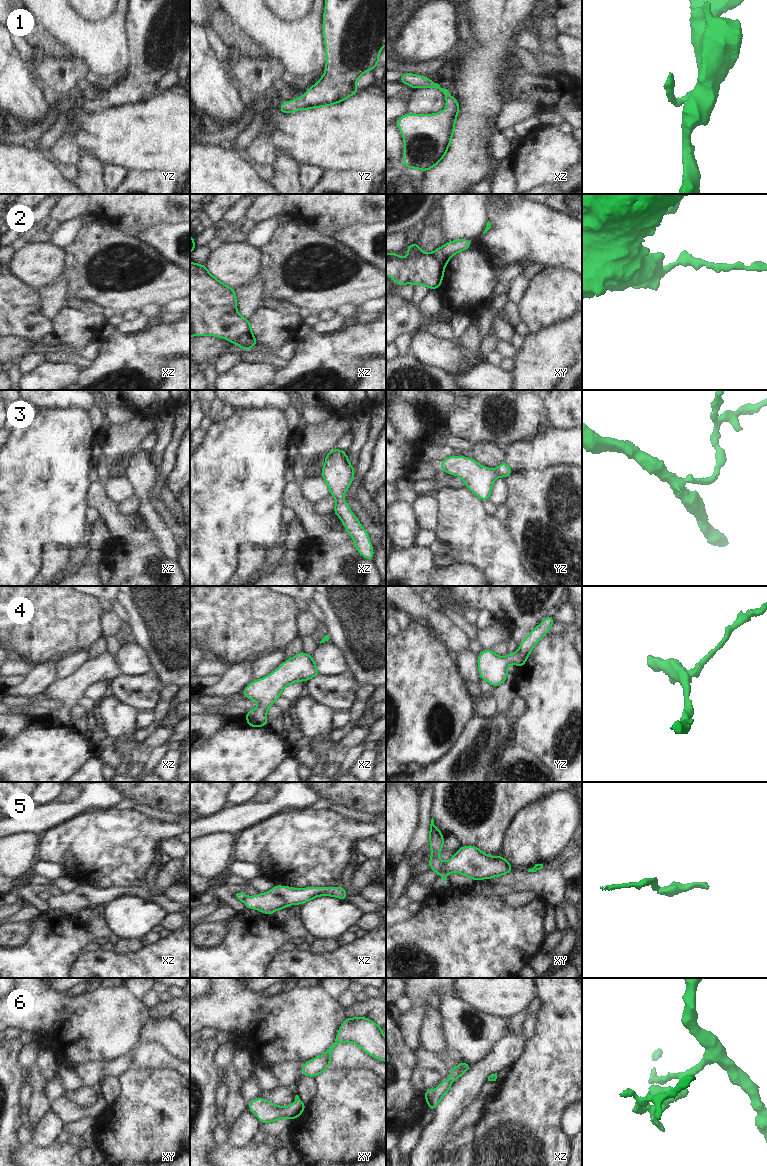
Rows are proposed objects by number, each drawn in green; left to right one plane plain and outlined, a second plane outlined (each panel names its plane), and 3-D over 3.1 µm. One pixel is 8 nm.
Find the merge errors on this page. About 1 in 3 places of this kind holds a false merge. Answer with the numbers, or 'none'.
2, 5

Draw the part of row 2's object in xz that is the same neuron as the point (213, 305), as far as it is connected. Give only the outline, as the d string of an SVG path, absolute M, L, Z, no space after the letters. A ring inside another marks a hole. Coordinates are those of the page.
M190 261L190 337L217 336L236 344L241 336L250 333L250 320L237 313L236 290L215 278L206 265Z

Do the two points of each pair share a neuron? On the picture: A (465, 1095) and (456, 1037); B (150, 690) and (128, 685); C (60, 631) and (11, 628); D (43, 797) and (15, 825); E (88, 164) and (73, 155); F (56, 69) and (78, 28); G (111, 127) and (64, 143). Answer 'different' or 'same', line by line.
A: different
B: same
C: same
D: different
E: different
F: different
G: different

